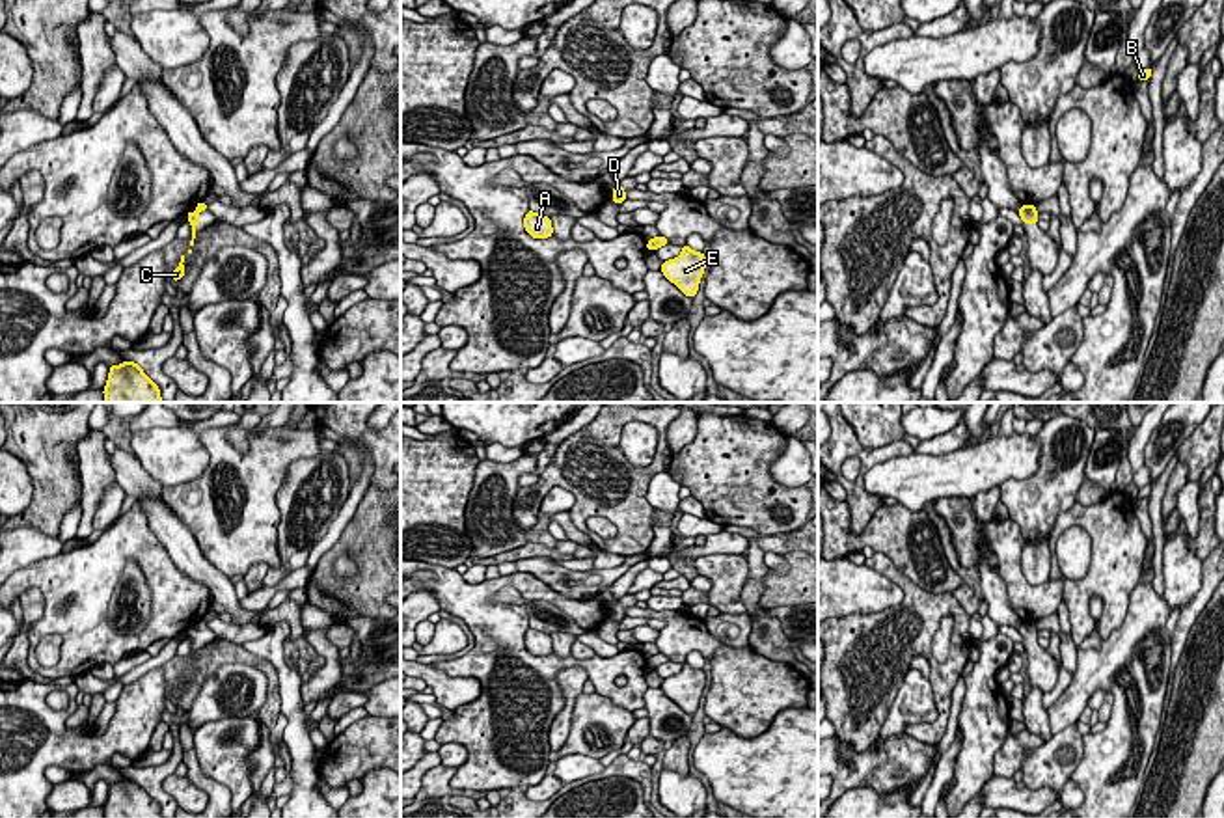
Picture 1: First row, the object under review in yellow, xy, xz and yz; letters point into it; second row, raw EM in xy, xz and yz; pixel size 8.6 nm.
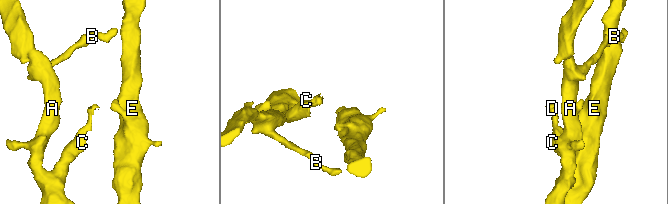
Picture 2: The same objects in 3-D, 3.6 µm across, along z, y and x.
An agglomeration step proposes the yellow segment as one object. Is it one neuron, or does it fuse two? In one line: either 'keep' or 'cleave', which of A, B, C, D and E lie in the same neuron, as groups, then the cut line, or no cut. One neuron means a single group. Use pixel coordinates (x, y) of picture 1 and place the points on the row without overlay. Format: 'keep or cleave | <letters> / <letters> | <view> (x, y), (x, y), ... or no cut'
keep | A B C D E | no cut

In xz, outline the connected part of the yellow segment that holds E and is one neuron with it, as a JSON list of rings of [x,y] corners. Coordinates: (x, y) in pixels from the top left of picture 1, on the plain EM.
[[[687,661],[682,665],[684,667],[678,675],[663,678],[661,689],[686,714],[693,716],[706,686],[706,675],[702,669],[693,669]]]

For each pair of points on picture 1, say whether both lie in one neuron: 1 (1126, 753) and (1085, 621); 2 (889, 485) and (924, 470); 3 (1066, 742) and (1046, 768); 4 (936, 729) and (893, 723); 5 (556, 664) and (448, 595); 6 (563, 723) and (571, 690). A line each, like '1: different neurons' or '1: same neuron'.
1: different neurons
2: same neuron
3: same neuron
4: different neurons
5: same neuron
6: same neuron

